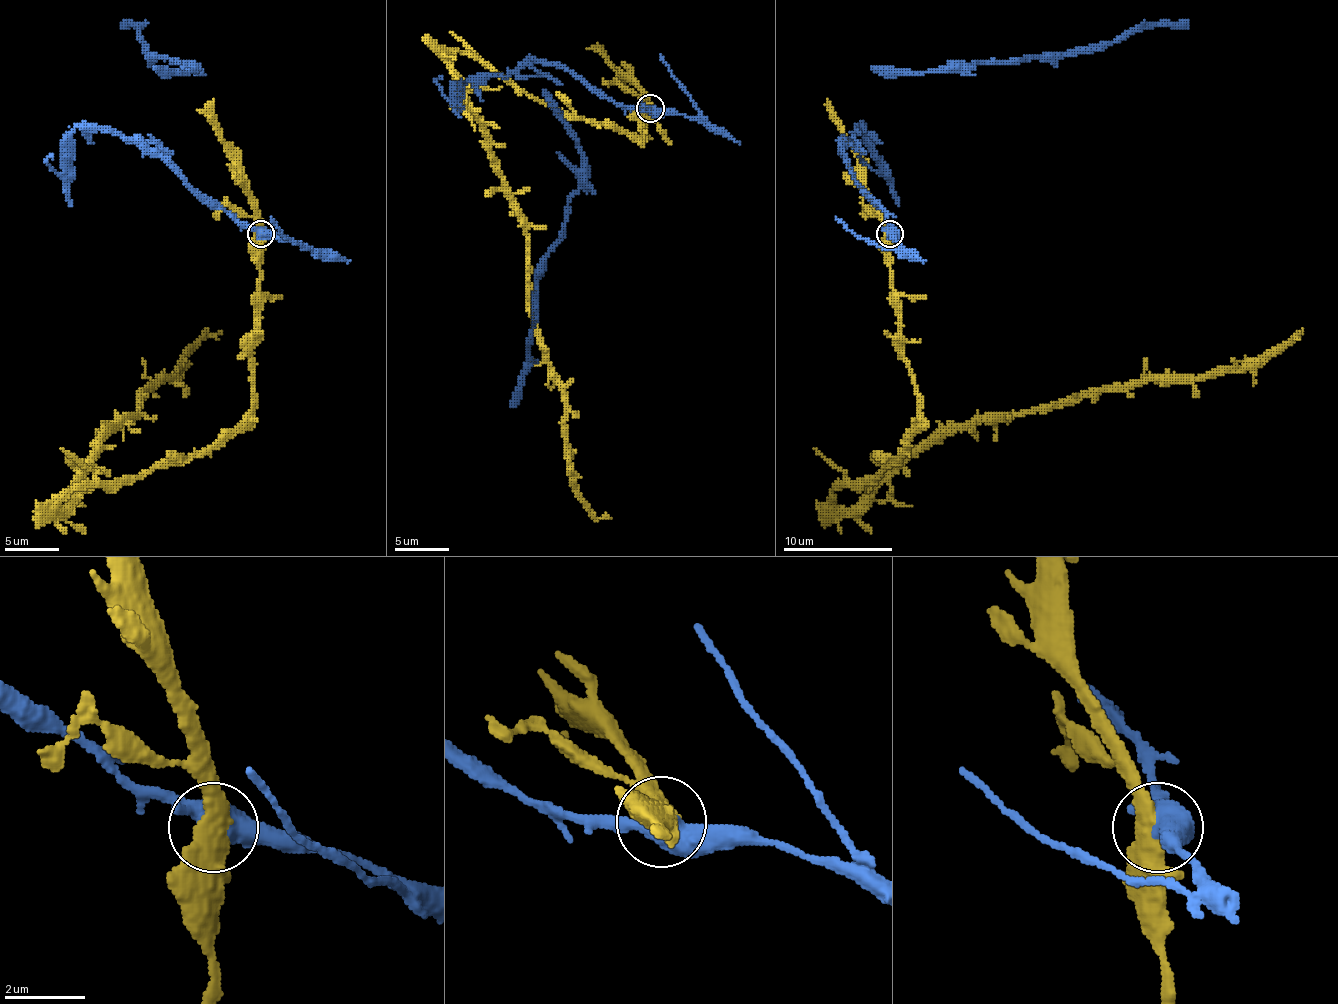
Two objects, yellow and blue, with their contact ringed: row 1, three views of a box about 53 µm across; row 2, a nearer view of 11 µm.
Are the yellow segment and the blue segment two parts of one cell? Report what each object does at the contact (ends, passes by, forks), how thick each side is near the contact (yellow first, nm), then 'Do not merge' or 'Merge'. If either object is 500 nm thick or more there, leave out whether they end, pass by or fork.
Thickness 500 nm (yellow) against 440 nm. Do not merge

